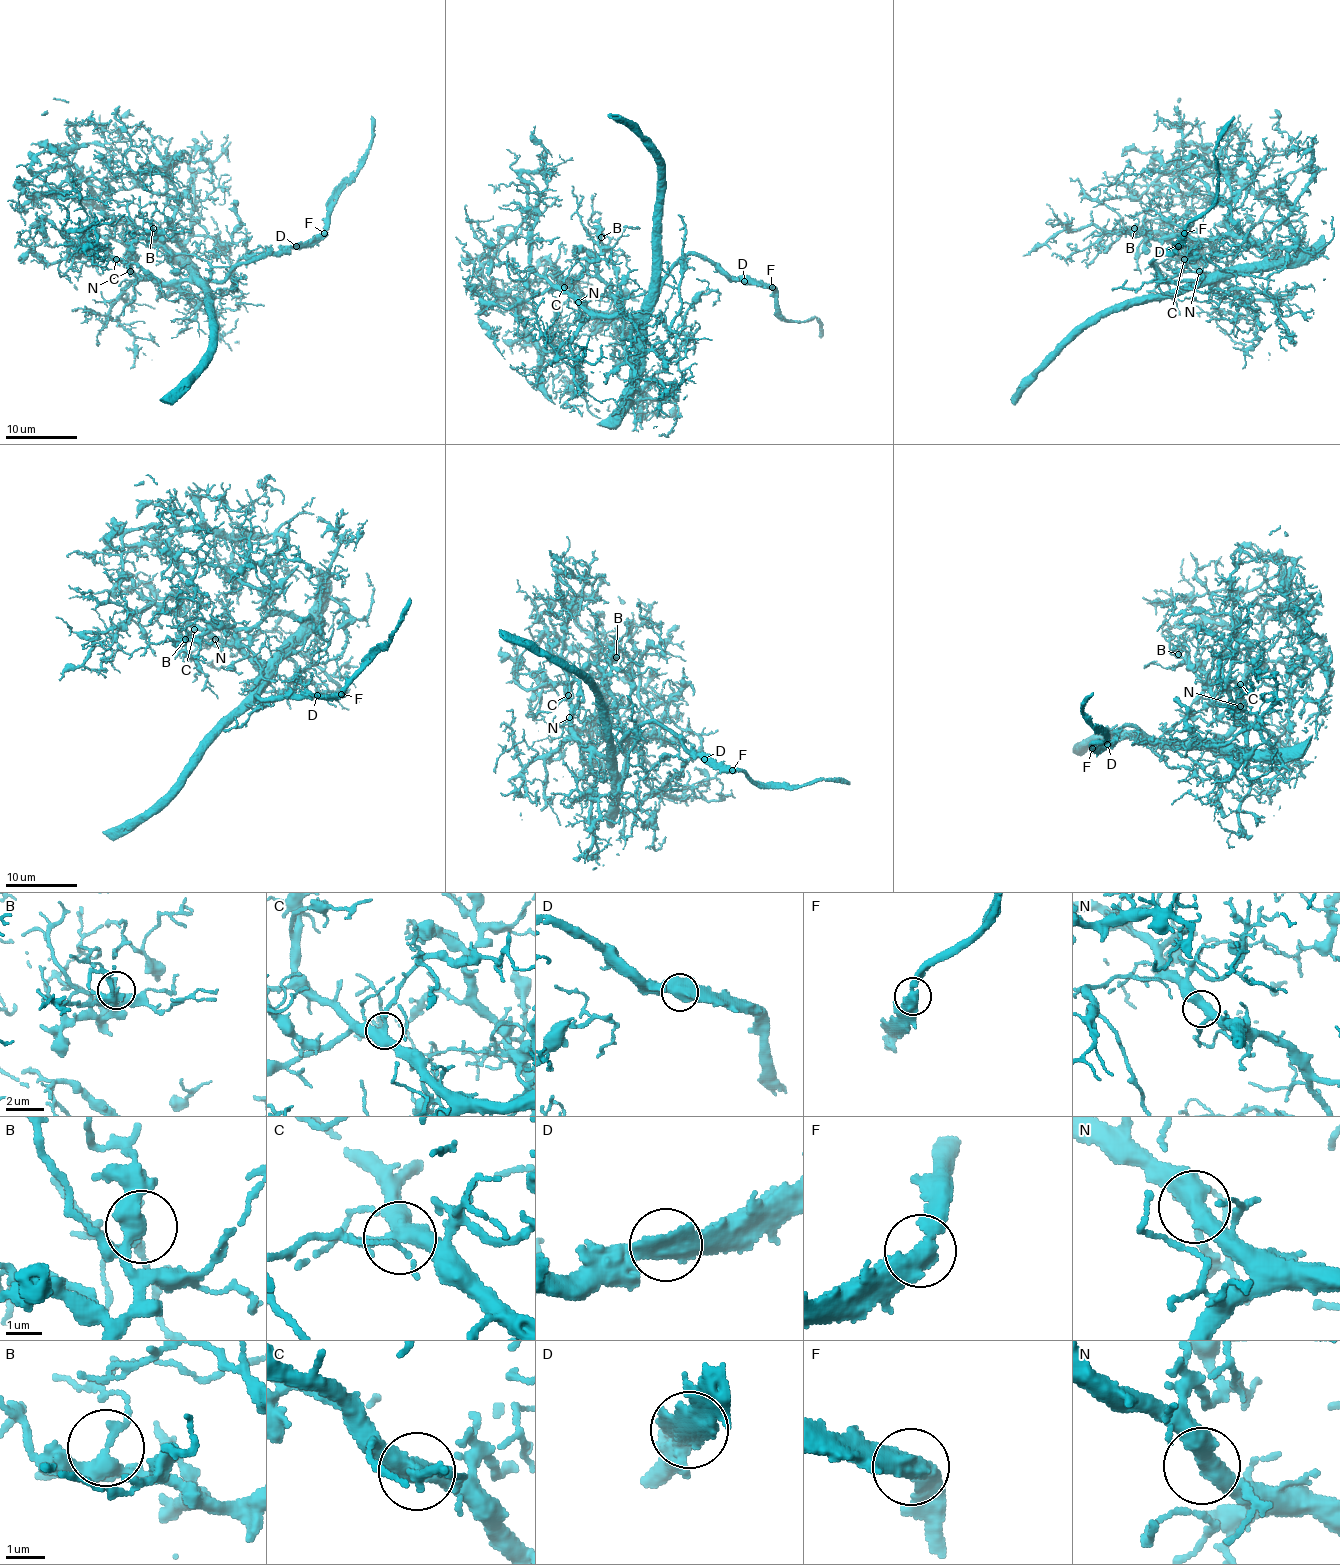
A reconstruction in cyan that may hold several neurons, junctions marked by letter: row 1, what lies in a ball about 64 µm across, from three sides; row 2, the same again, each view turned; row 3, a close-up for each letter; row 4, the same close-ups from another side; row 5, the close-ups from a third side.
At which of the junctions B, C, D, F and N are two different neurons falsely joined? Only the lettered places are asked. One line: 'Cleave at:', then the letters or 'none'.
Cleave at: none

